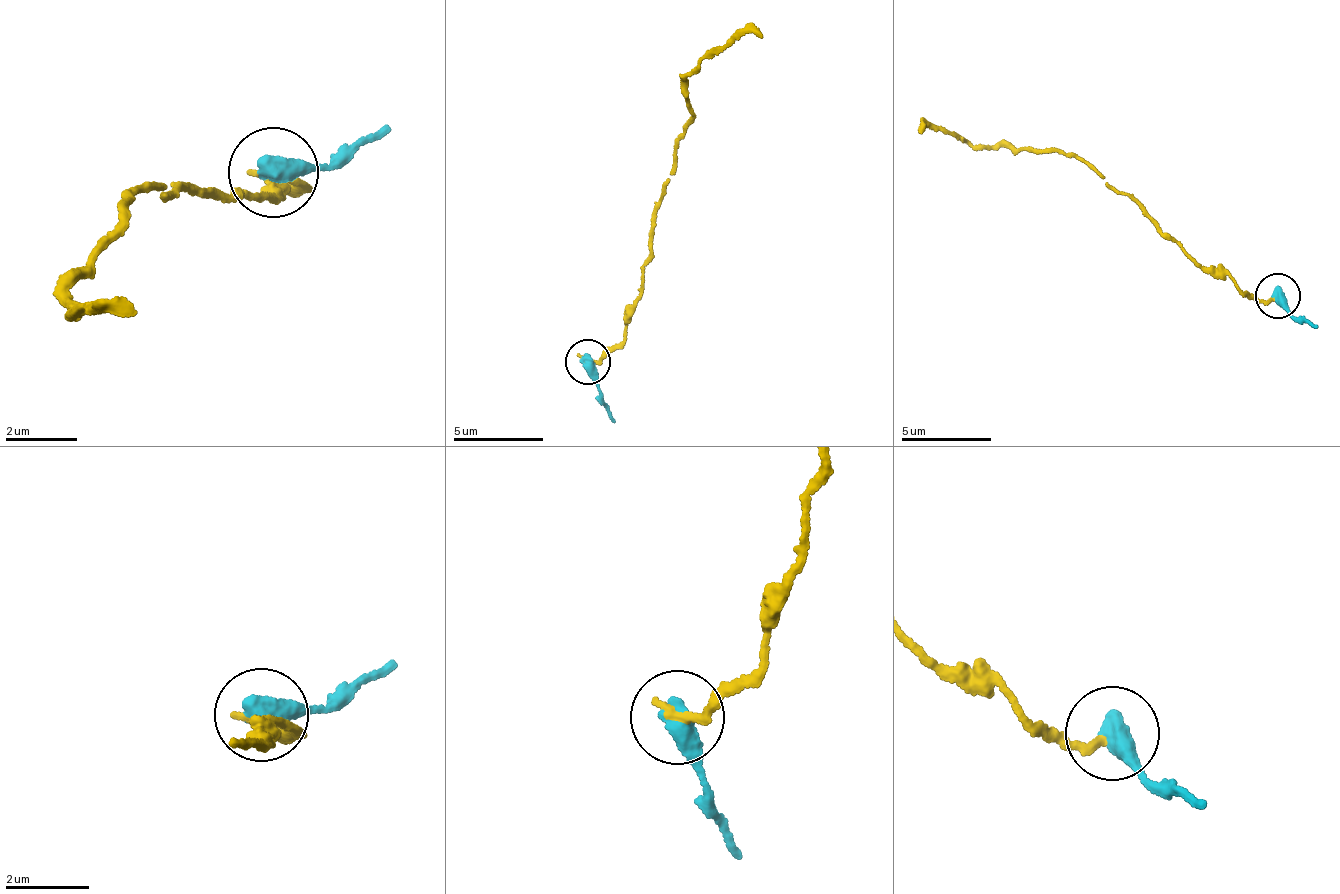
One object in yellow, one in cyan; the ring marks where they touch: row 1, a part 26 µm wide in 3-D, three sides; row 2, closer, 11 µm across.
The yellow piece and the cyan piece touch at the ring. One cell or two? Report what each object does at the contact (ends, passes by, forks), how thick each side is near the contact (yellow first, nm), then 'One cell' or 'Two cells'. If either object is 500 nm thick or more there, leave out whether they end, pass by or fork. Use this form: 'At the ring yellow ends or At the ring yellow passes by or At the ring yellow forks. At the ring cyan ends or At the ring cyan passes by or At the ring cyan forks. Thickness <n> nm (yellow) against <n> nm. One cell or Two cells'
Thickness 240 nm (yellow) against 550 nm. Two cells

